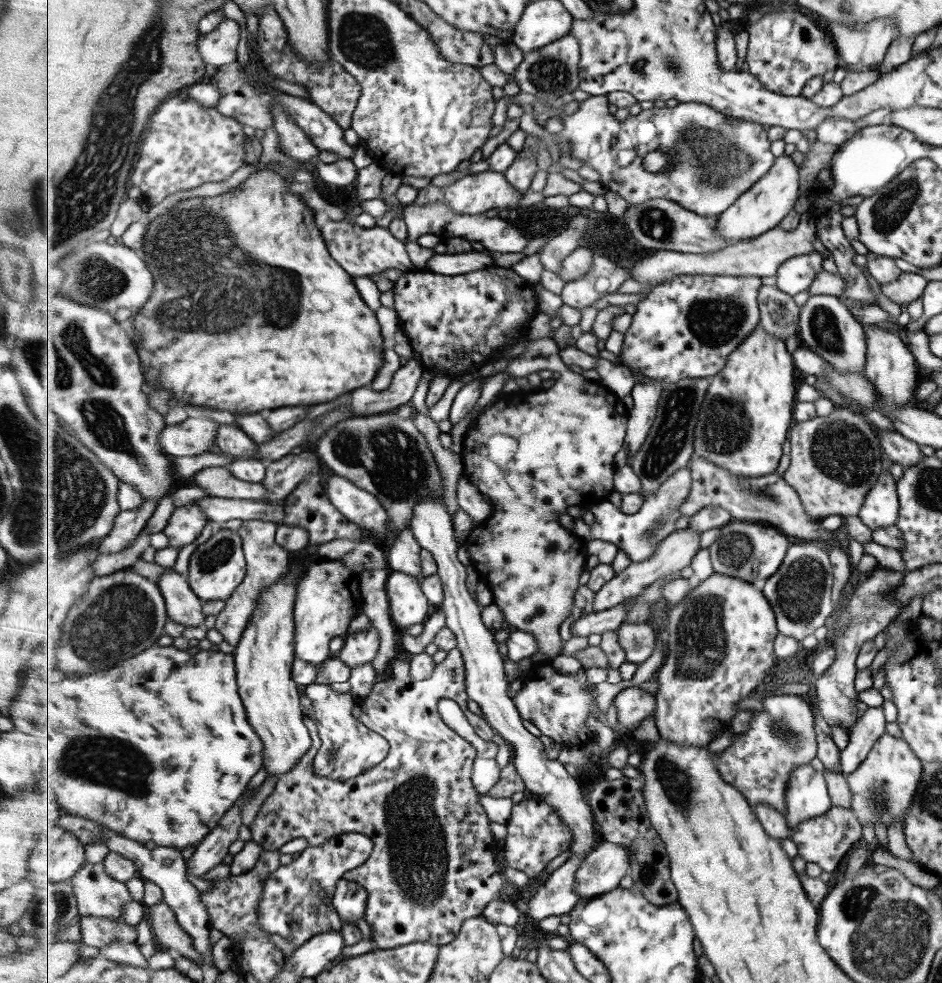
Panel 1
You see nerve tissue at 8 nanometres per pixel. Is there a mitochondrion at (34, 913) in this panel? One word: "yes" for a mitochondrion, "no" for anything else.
yes

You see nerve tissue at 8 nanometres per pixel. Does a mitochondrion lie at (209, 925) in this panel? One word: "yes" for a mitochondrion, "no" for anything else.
no

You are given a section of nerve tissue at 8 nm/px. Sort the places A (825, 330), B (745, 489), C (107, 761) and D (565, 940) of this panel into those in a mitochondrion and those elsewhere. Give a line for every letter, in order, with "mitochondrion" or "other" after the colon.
A: mitochondrion
B: mitochondrion
C: mitochondrion
D: other

